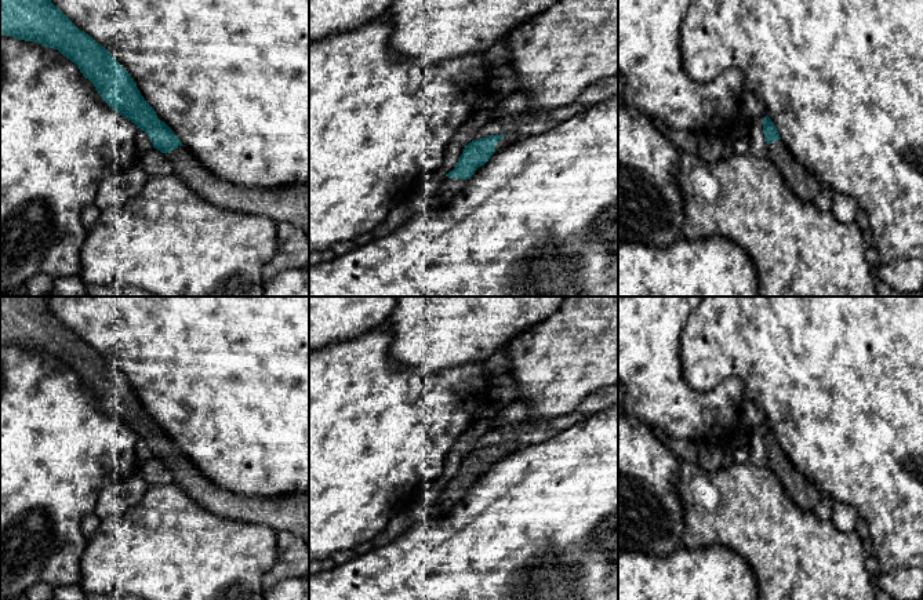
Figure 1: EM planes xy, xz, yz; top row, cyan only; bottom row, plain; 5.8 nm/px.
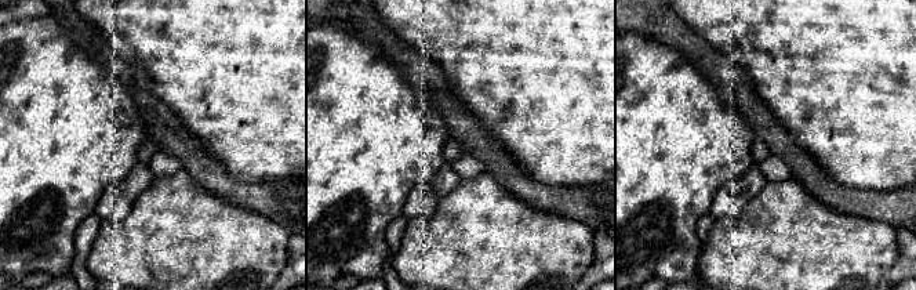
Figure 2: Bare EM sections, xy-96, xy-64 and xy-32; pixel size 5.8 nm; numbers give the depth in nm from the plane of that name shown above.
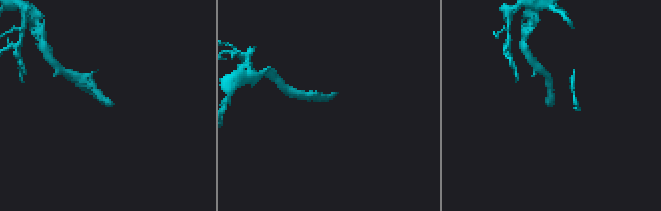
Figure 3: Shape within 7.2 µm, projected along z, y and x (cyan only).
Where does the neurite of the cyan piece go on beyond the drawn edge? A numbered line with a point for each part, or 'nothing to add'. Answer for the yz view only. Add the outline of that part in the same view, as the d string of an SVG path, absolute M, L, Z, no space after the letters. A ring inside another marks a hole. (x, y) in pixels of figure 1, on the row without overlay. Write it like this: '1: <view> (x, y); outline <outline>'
1: yz (806, 494); outline M782 448L767 452L767 459L767 468L775 474L788 497L803 509L814 512L822 495L820 488L795 468Z

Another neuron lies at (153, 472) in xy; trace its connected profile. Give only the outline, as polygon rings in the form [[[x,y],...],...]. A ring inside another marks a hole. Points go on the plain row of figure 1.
[[[155,457],[141,463],[138,466],[138,472],[146,481],[148,487],[167,486],[174,483],[172,473],[167,469],[164,462]]]

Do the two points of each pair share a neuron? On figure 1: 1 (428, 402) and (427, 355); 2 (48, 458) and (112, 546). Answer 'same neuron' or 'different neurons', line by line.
1: different neurons
2: different neurons

